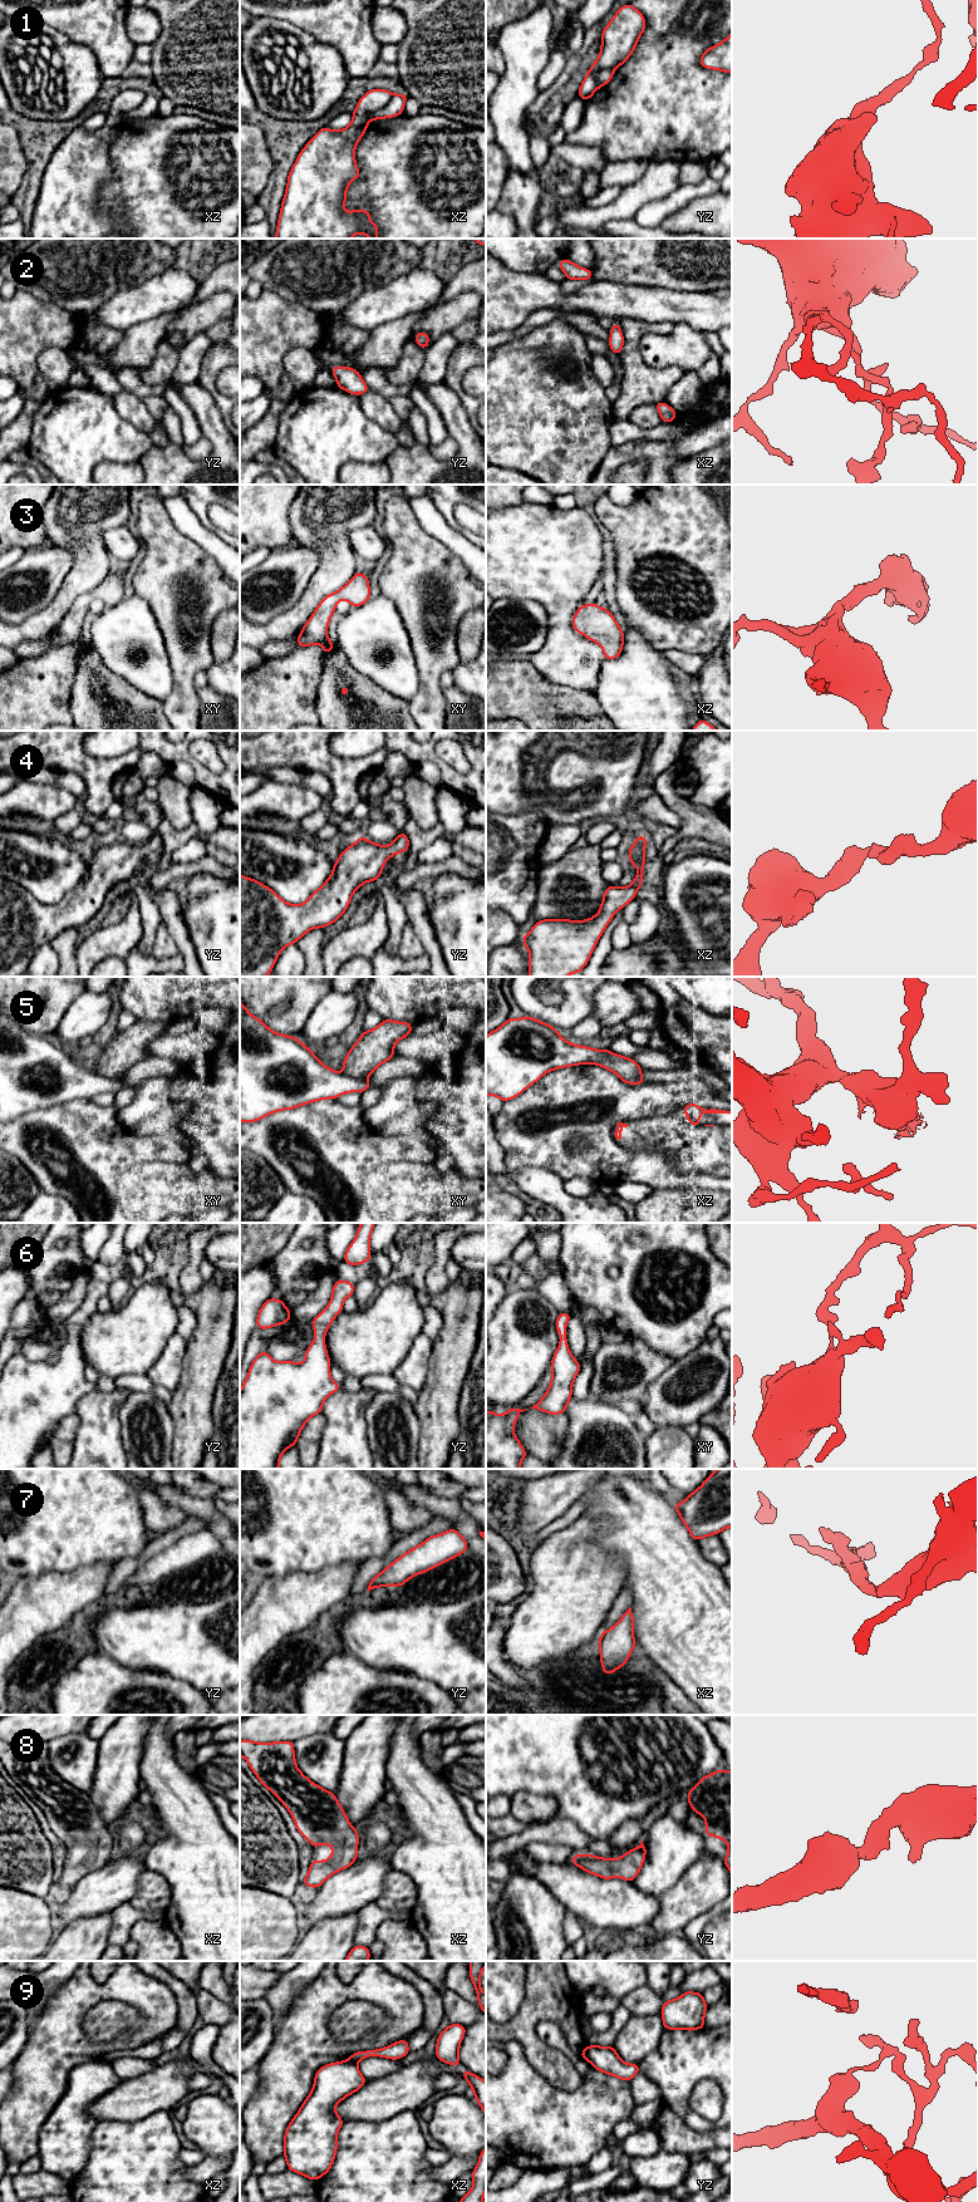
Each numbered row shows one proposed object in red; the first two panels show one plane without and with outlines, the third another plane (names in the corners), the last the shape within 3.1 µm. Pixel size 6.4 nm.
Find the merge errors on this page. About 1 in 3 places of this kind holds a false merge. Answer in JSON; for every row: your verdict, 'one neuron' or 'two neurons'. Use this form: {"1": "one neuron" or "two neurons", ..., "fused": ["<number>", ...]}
{"1": "two neurons", "2": "one neuron", "3": "one neuron", "4": "one neuron", "5": "two neurons", "6": "one neuron", "7": "one neuron", "8": "one neuron", "9": "two neurons", "fused": ["1", "5", "9"]}

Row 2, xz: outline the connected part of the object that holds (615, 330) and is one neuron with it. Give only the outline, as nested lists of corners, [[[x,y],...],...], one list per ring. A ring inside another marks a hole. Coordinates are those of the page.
[[[618,321],[614,323],[610,330],[610,336],[611,338],[609,339],[609,346],[614,353],[616,353],[620,357],[624,344],[624,338]]]

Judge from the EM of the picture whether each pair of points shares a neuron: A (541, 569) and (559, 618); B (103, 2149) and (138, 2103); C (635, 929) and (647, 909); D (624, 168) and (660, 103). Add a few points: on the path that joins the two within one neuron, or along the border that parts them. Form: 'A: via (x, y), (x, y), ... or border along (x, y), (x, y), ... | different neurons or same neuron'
A: via (554, 581), (559, 586), (559, 605) | same neuron
B: border along (152, 2113), (127, 2122), (101, 2121), (98, 2123) | different neurons
C: via (640, 924), (647, 918), (647, 914) | same neuron
D: border along (648, 160), (618, 160), (609, 163) | different neurons

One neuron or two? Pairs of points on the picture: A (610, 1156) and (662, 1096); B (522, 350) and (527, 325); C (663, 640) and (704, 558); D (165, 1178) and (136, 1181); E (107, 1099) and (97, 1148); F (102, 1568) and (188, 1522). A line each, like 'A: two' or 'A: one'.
A: one
B: two
C: one
D: one
E: two
F: two

